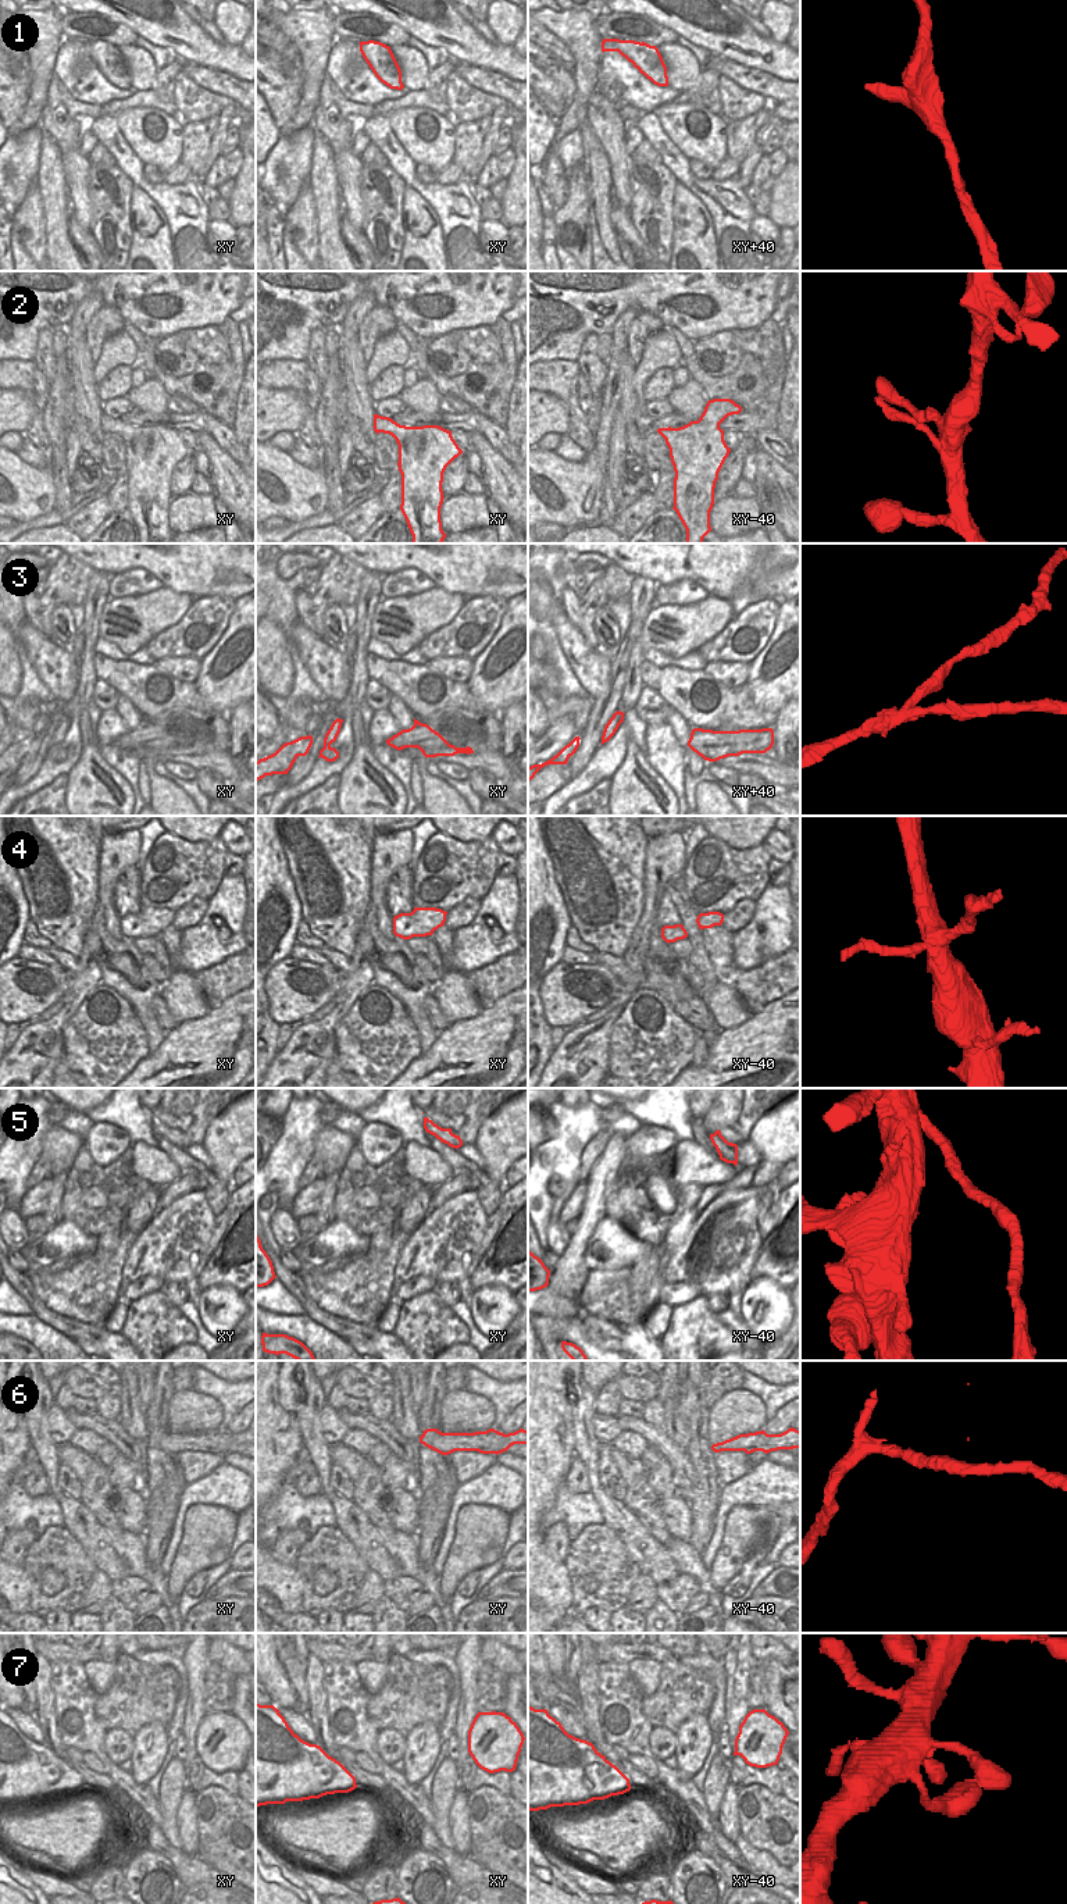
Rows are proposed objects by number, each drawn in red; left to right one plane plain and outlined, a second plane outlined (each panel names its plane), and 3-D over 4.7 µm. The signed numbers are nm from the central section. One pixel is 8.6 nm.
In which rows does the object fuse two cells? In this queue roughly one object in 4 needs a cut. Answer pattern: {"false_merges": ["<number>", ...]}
{"false_merges": ["1", "3"]}

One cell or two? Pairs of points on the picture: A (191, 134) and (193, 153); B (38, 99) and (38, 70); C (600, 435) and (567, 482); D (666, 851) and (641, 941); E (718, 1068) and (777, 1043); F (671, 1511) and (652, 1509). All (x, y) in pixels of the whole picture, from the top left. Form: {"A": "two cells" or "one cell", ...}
{"A": "one cell", "B": "one cell", "C": "one cell", "D": "one cell", "E": "one cell", "F": "two cells"}

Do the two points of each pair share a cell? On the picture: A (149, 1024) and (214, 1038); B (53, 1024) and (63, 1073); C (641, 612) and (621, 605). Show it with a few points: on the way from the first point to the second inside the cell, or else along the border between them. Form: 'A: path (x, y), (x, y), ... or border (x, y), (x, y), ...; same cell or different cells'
A: border (170, 1030), (166, 1031); different cells
B: border (63, 1052), (53, 1073); different cells
C: border (627, 596), (630, 601), (628, 631); different cells

